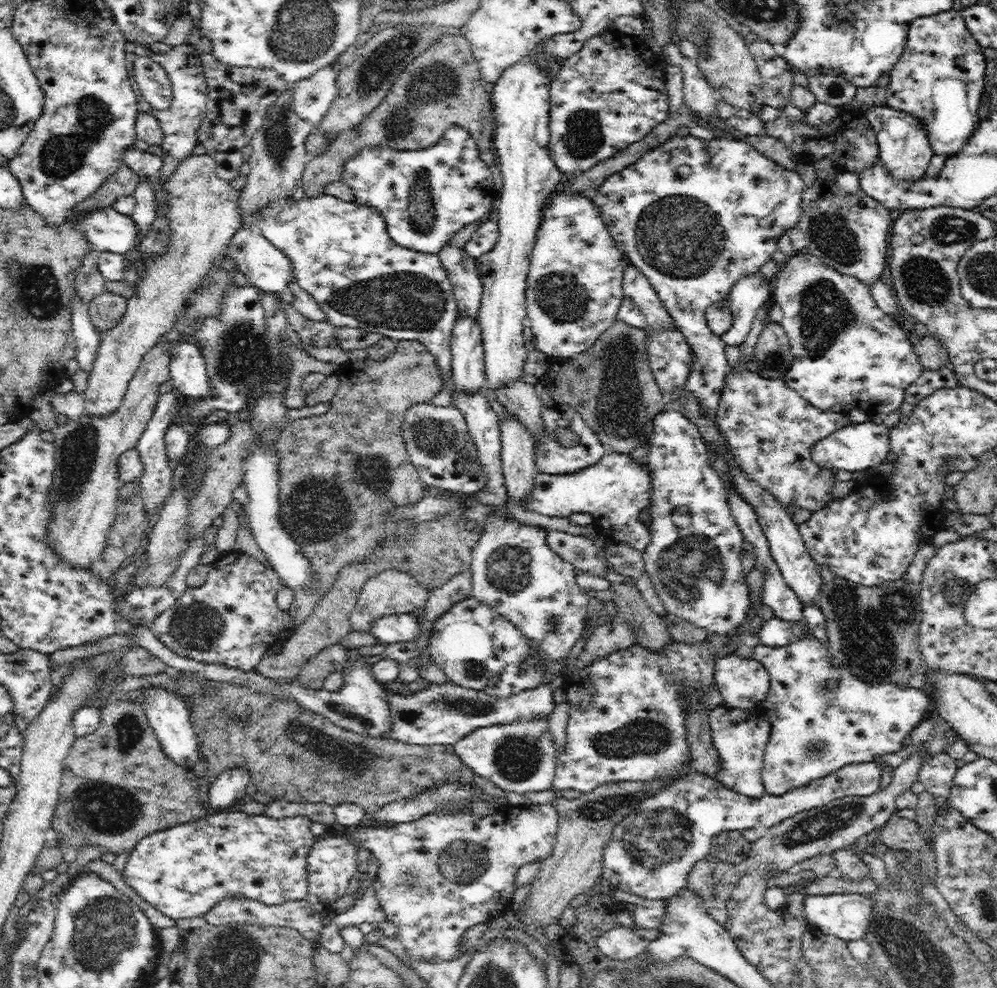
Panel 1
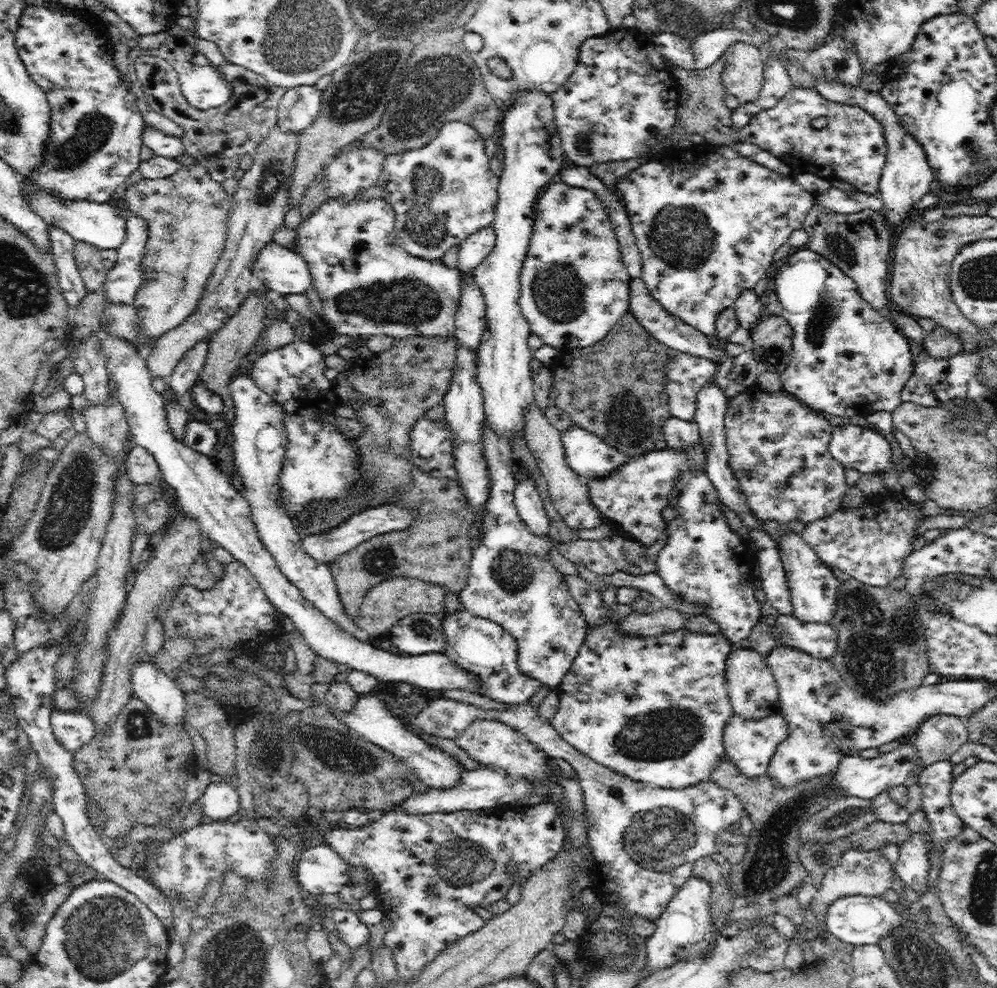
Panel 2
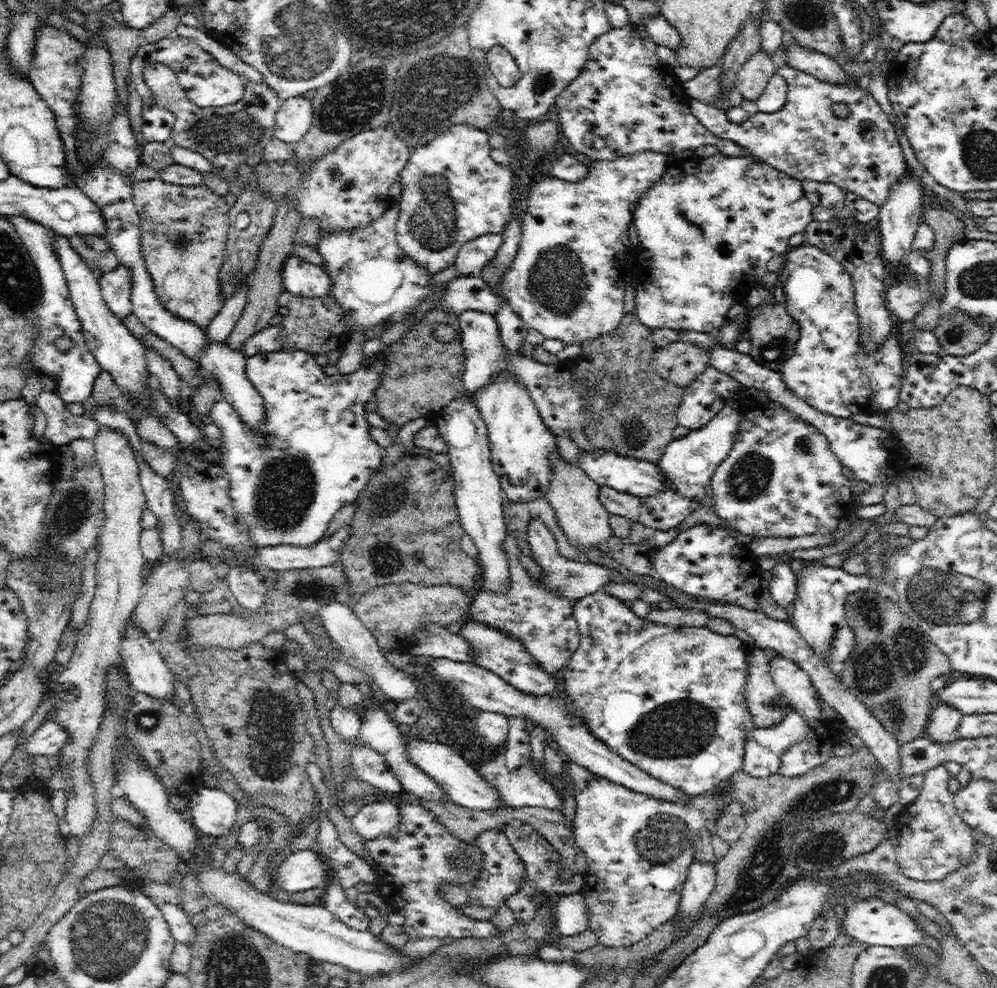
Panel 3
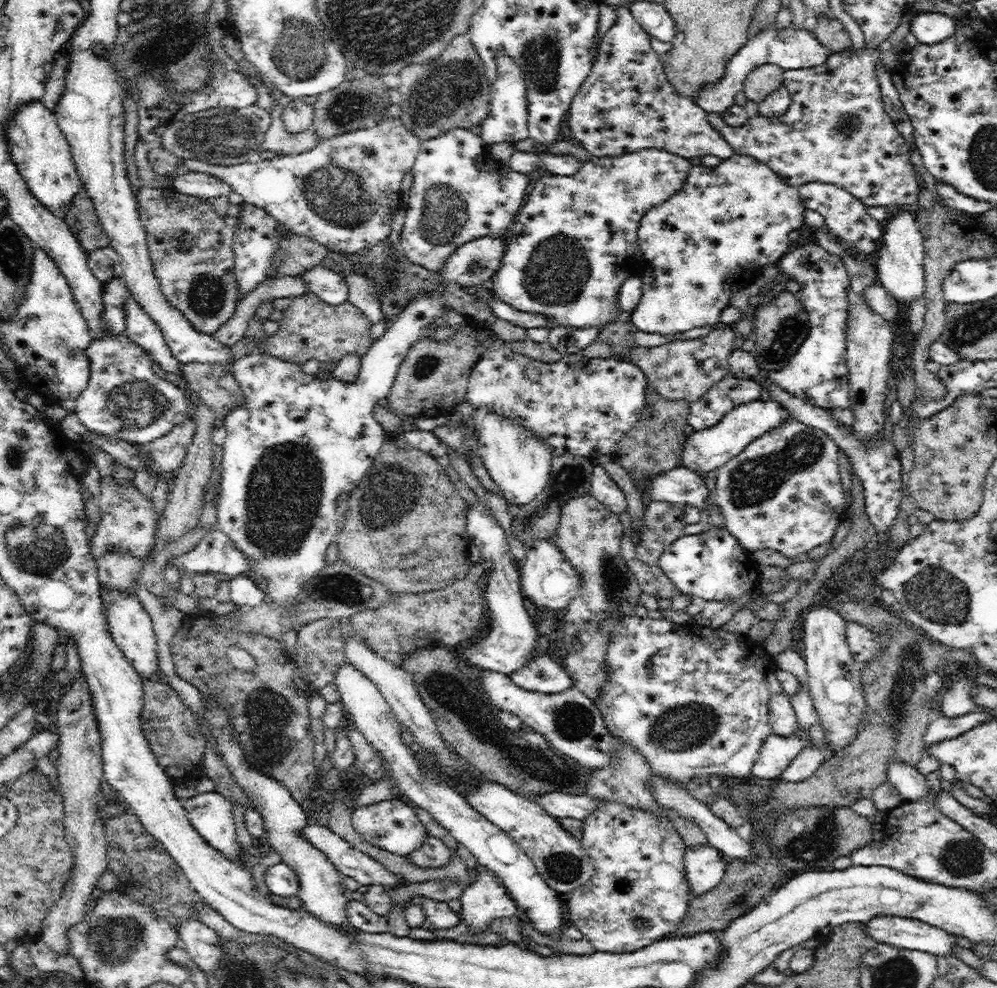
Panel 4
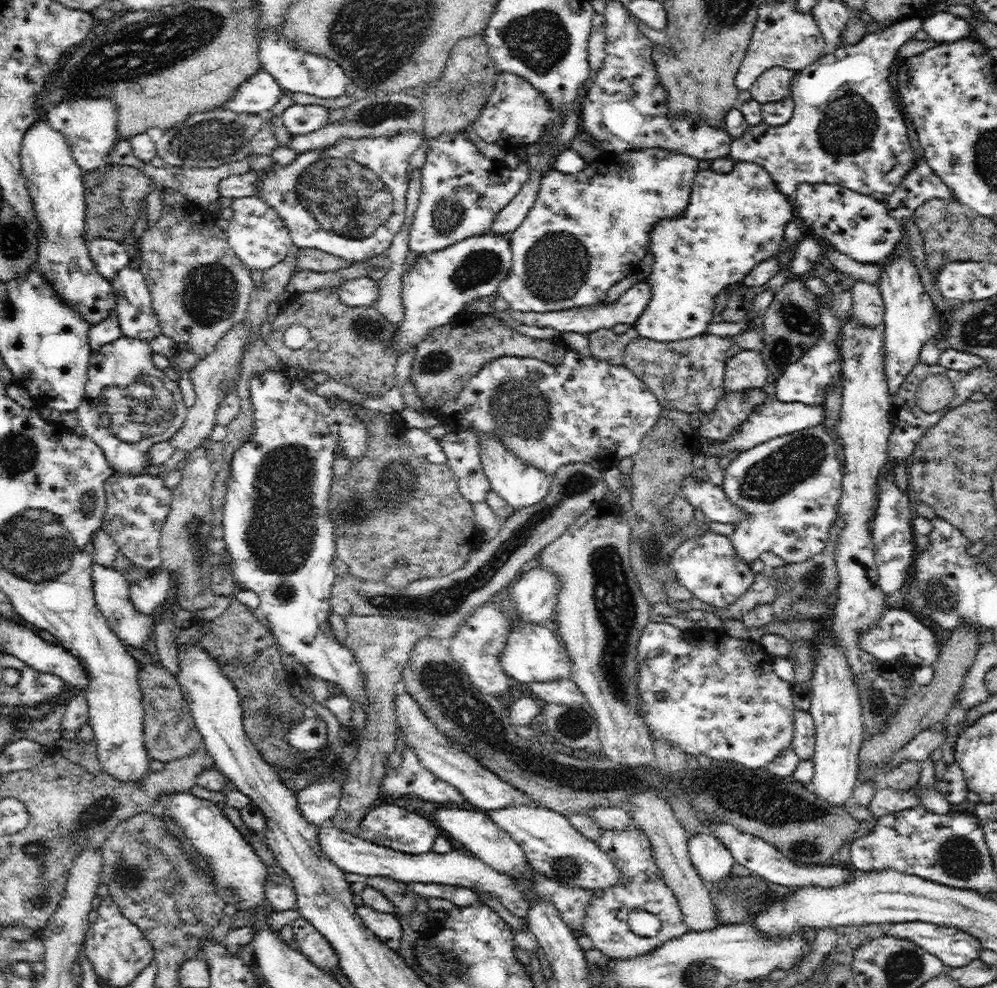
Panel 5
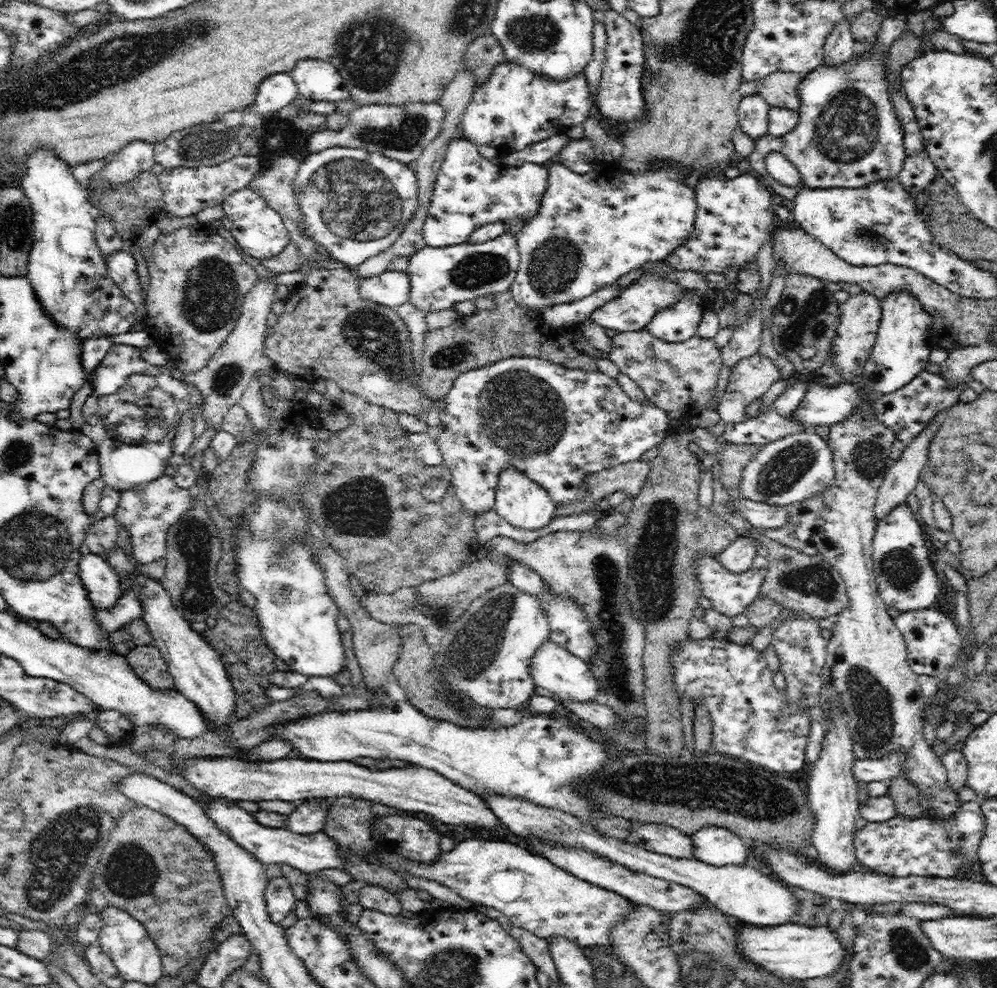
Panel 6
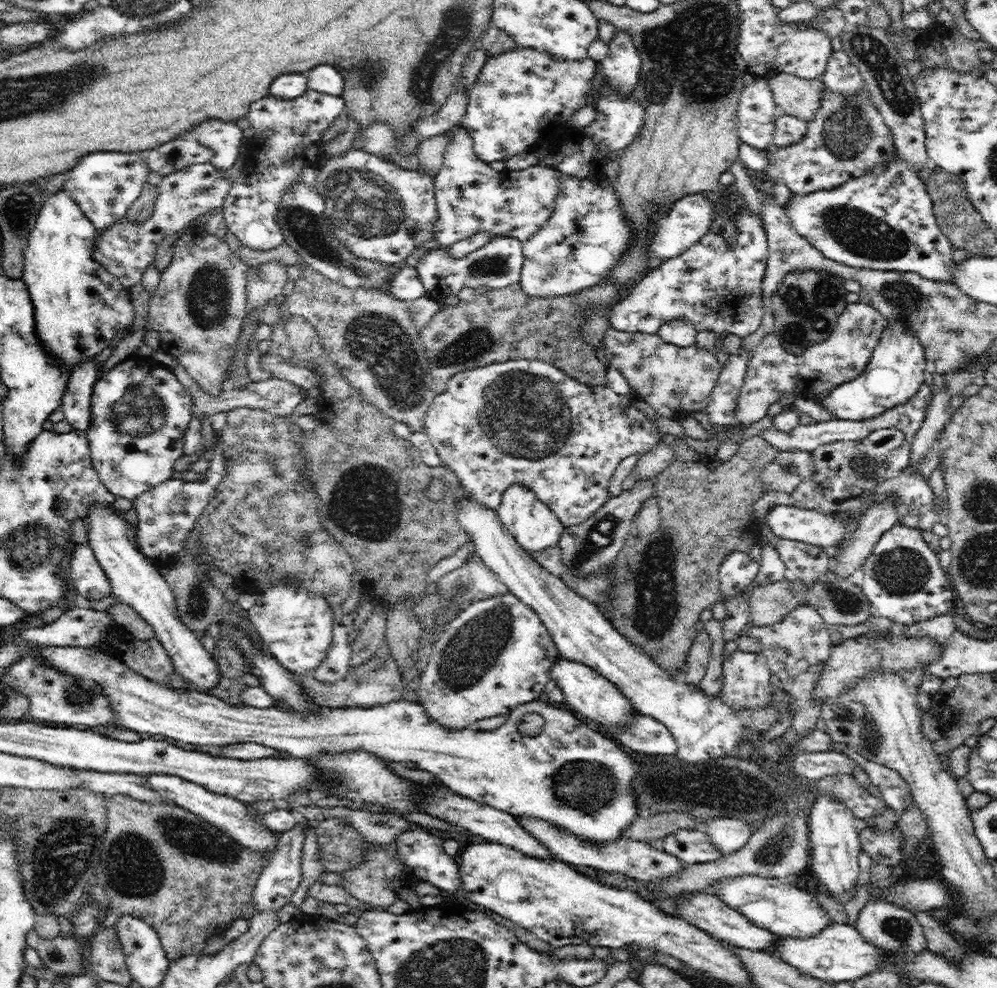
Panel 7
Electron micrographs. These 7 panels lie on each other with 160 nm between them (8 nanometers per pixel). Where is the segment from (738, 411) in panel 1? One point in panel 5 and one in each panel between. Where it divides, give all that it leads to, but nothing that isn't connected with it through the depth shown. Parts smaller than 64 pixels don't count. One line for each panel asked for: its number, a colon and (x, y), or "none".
2: (778, 447)
3: (781, 479)
4: (783, 492)
5: (789, 488)

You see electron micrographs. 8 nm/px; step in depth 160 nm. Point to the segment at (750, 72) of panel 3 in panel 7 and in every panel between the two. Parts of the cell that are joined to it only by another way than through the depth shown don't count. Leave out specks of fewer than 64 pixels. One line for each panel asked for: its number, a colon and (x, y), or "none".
4: (764, 80)
5: (774, 84)
6: (780, 88)
7: (794, 95)

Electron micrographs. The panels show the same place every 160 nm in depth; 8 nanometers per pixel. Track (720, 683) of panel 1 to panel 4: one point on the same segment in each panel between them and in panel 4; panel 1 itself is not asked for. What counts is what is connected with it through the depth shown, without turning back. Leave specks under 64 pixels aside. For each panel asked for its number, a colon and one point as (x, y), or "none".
2: (751, 686)
3: (766, 703)
4: (781, 715)

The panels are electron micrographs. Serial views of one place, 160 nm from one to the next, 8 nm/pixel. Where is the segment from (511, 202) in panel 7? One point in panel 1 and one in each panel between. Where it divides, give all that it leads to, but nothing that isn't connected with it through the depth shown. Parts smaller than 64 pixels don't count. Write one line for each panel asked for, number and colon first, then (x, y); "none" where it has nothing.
1: (425, 196)
2: (441, 193)
3: (452, 190)
4: (459, 192)
5: (462, 190)
6: (470, 191)

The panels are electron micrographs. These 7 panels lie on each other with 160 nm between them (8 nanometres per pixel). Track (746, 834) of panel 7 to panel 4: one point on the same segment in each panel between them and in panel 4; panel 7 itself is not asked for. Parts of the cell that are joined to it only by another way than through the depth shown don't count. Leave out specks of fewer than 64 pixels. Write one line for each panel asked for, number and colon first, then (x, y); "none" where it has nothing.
4: (705, 868)
5: (713, 861)
6: (718, 846)

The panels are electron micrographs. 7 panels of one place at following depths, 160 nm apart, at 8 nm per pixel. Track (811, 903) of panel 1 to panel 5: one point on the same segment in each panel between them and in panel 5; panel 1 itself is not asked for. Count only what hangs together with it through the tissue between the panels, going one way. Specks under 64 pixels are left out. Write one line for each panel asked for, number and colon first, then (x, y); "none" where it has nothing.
2: (857, 920)
3: (874, 922)
4: (907, 933)
5: (954, 947)

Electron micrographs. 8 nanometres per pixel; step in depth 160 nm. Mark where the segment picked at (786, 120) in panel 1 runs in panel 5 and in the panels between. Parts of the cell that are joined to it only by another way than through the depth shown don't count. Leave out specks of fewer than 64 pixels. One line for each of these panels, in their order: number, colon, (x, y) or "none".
2: (852, 147)
3: (860, 153)
4: (836, 131)
5: (845, 130)

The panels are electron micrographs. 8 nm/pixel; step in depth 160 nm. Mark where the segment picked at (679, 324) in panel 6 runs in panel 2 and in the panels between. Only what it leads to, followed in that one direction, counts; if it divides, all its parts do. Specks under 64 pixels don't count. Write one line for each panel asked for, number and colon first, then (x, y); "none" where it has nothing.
2: (707, 220)
3: (706, 231)
4: (711, 239)
5: (733, 221)

